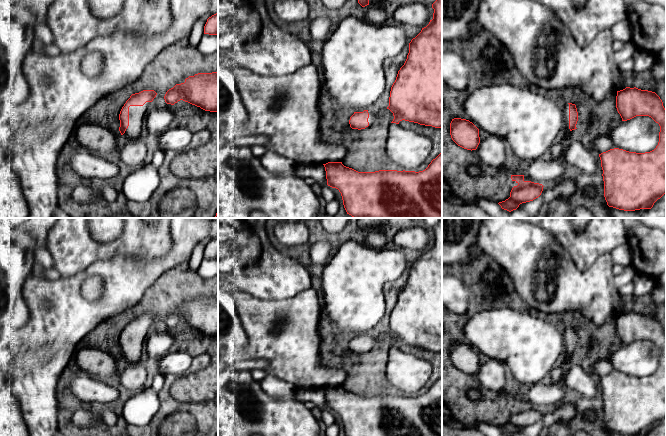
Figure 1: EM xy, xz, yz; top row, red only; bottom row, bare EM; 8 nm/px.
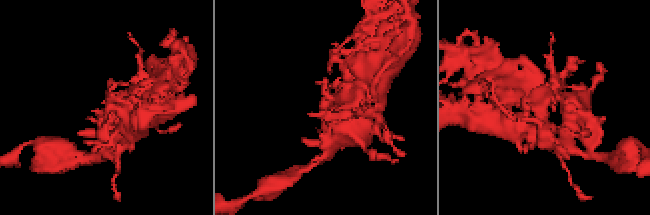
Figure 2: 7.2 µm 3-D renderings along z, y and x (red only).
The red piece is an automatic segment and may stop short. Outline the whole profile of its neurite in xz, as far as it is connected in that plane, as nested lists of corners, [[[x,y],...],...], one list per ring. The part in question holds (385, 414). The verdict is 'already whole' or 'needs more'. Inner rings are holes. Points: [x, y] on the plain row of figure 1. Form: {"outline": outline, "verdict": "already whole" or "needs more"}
{"outline": [[[442,377],[431,385],[428,391],[419,396],[379,394],[358,396],[346,391],[342,386],[323,388],[327,409],[339,414],[346,436],[442,436]]], "verdict": "already whole"}

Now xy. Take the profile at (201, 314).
{"outline": [[[218,296],[198,297],[194,300],[189,300],[184,307],[176,308],[169,313],[164,323],[167,328],[171,329],[183,324],[205,335],[218,336]]], "verdict": "already whole"}

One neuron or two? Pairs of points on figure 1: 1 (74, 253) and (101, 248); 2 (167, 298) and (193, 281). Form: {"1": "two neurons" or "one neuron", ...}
{"1": "one neuron", "2": "one neuron"}

